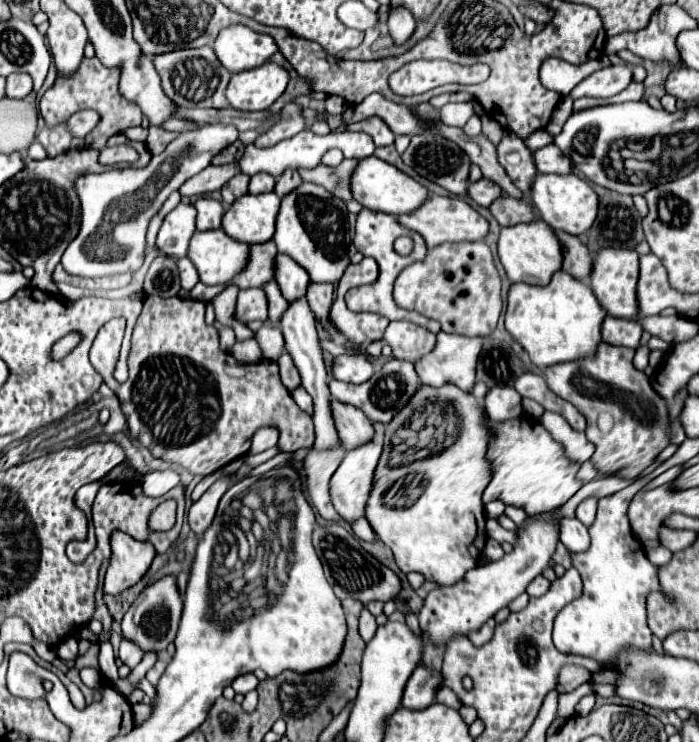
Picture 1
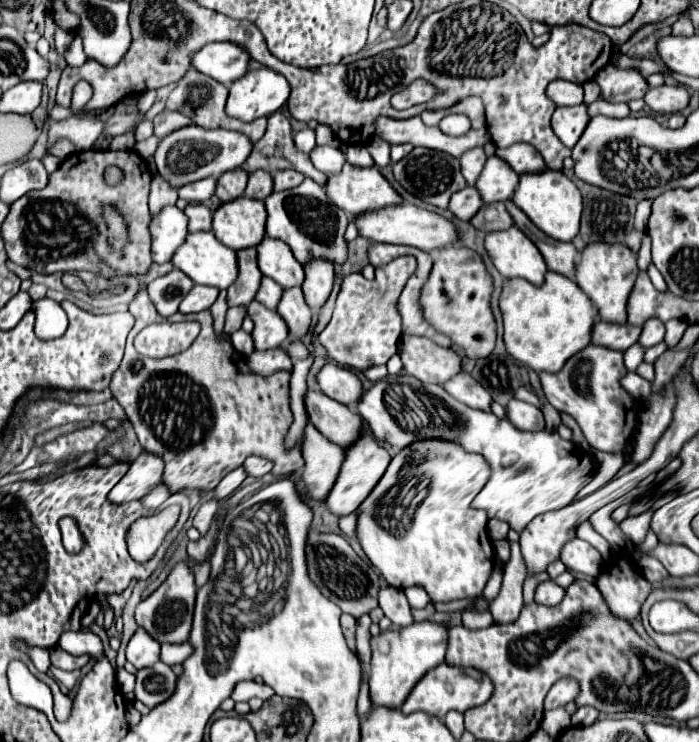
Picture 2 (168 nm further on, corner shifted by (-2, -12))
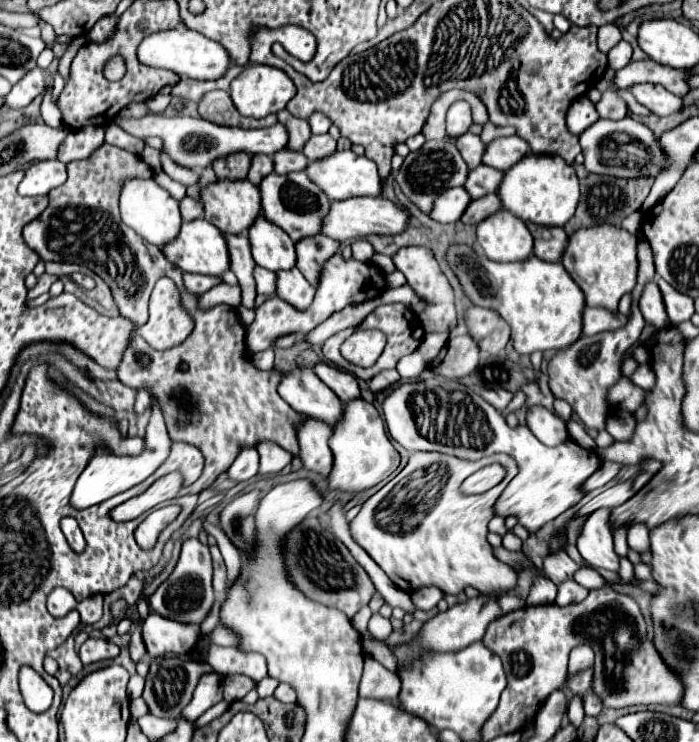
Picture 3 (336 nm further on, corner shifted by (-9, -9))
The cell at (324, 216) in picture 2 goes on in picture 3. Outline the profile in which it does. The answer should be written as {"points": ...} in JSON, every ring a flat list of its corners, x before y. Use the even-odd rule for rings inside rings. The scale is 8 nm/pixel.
{"points":[[305,171,301,173,289,173,289,175,277,175,271,173,261,181,259,185,261,191,261,205,263,205,263,215,281,227,293,241,301,241,303,237,315,237,323,233,323,219,325,213,331,209,331,199,317,189,317,185,307,177]]}

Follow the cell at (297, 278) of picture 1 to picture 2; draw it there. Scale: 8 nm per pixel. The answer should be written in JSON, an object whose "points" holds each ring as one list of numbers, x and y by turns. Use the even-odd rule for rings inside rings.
{"points":[[264,238,262,244,256,248,258,252,258,268,264,276,276,280,282,288,302,286,304,282,304,268,294,260,294,254,282,240]]}

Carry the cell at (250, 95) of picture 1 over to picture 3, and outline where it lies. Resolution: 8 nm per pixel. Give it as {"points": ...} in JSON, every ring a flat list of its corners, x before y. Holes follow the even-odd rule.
{"points":[[247,65,243,69,243,73,231,81,229,93,241,115,261,119,261,117,267,117,269,113,279,113,281,109,285,109,285,105,297,93,297,89,295,89,295,83,285,75,285,71,281,71,277,67]]}

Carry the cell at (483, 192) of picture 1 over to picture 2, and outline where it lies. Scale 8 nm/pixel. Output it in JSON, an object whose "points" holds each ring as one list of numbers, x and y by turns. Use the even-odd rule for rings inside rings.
{"points":[[466,186,460,192,454,192,454,196,450,198,448,210,458,218,458,220,470,220,480,208,482,208,482,198,478,196,476,188]]}

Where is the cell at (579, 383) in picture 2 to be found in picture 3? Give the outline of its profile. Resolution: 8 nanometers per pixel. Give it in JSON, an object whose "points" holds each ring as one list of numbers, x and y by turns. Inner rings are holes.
{"points":[[633,309,633,315,629,317,629,325,625,329,619,329,617,333,599,333,593,337,581,337,581,341,573,343,573,347,565,349,565,353,555,353,555,357,549,361,547,367,549,389,553,391,555,397,565,399,573,407,573,411,579,415,579,419,587,429,605,431,605,423,611,413,607,391,621,379,623,355,629,353,629,349,641,337,643,327,645,319,641,311]]}

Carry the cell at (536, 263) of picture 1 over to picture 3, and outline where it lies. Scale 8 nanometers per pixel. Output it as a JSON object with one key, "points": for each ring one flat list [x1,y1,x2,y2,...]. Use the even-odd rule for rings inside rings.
{"points":[[505,209,477,225,477,241,485,255,499,263,527,261,533,255,533,237,527,225]]}

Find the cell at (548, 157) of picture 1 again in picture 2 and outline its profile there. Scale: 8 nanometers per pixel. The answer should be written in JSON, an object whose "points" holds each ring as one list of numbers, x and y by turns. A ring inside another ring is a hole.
{"points":[[512,144,510,148,496,148,496,156,500,160,506,160,506,164,510,164,510,168,514,168,514,172,518,174,542,172,546,168,542,156,538,156,538,152,530,144]]}

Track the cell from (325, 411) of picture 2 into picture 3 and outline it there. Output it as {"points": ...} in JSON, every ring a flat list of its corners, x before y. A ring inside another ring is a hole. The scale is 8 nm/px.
{"points":[[299,369,297,373,287,373,281,379,279,395,299,413,307,413,313,419,319,419,331,427,337,425,337,419,343,417,345,403,337,401,329,387,311,371]]}

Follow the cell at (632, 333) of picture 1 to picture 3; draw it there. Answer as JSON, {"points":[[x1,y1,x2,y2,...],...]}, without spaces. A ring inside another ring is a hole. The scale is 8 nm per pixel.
{"points":[[585,307,583,313,583,335,595,335,605,331,617,331,627,325,627,317,621,317,619,313,609,313,607,309,593,309]]}

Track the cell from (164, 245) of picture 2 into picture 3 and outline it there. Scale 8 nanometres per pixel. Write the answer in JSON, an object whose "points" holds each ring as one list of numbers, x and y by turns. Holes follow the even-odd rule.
{"points":[[129,179,121,189,121,219,125,225,135,229,143,239,151,241,157,247,165,247,173,239,177,239,181,231,181,211,179,201,175,201,155,179]]}

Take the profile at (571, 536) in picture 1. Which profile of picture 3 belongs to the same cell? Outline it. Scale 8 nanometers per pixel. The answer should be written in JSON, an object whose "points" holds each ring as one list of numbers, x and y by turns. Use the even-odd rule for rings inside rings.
{"points":[[597,509,591,513,577,539,577,549,581,557,593,567,617,571,619,557,613,551,613,537,609,529,609,509]]}

